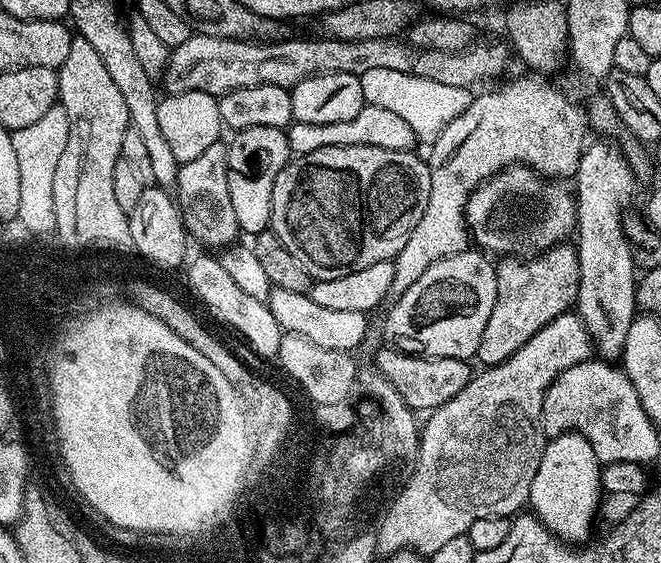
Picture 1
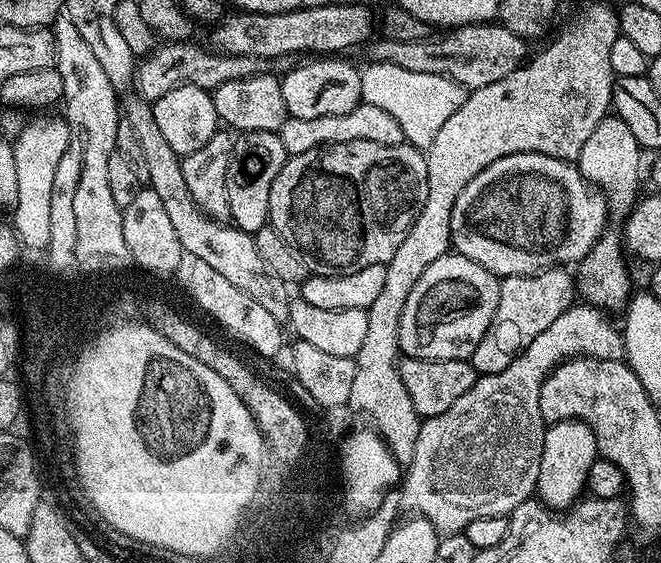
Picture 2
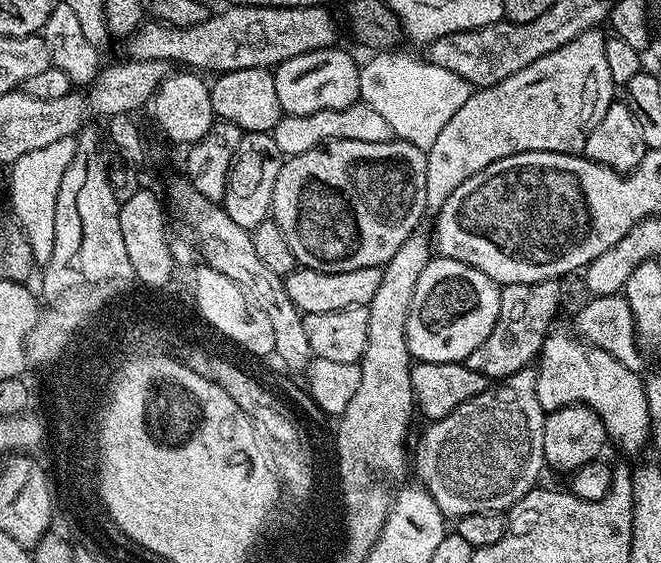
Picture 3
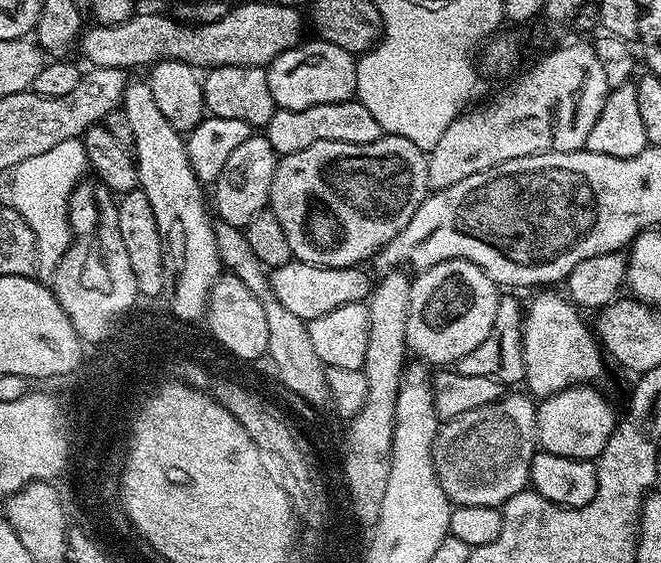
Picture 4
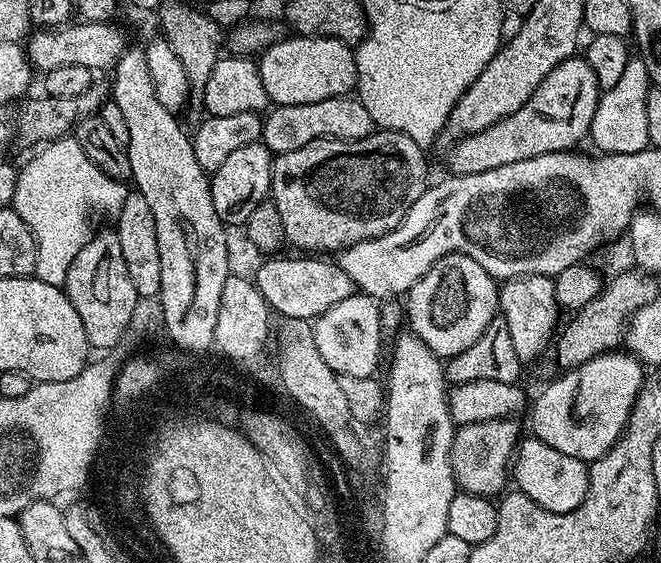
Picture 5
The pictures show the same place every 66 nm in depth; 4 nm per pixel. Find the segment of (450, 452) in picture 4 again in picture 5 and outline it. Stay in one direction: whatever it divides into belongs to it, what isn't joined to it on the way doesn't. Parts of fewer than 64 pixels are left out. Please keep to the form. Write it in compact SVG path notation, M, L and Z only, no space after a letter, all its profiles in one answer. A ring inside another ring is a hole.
M509 418L461 424L457 427L456 437L452 440L450 462L459 491L489 498L499 497L505 491L504 483L509 483L510 480L516 446L522 439L516 422L515 419Z

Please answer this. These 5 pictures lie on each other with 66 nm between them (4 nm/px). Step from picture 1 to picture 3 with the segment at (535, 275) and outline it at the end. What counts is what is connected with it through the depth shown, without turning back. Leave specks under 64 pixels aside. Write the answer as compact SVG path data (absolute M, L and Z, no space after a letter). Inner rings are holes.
M543 280L537 284L506 284L500 290L500 309L494 322L494 330L490 330L490 338L470 354L466 363L470 370L478 370L478 374L488 377L489 381L499 382L506 376L512 376L518 370L529 367L534 358L539 357L540 347L544 344L546 333L553 327L552 319L560 308L560 288L556 280Z

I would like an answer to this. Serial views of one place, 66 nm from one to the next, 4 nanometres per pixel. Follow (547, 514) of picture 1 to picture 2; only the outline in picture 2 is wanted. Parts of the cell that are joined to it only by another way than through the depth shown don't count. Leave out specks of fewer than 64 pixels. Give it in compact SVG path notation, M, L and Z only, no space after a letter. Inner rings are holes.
M563 420L557 424L547 425L544 429L542 466L536 483L539 499L553 510L571 508L581 499L588 483L590 466L594 466L597 459L596 439L590 426L586 426L581 420Z

